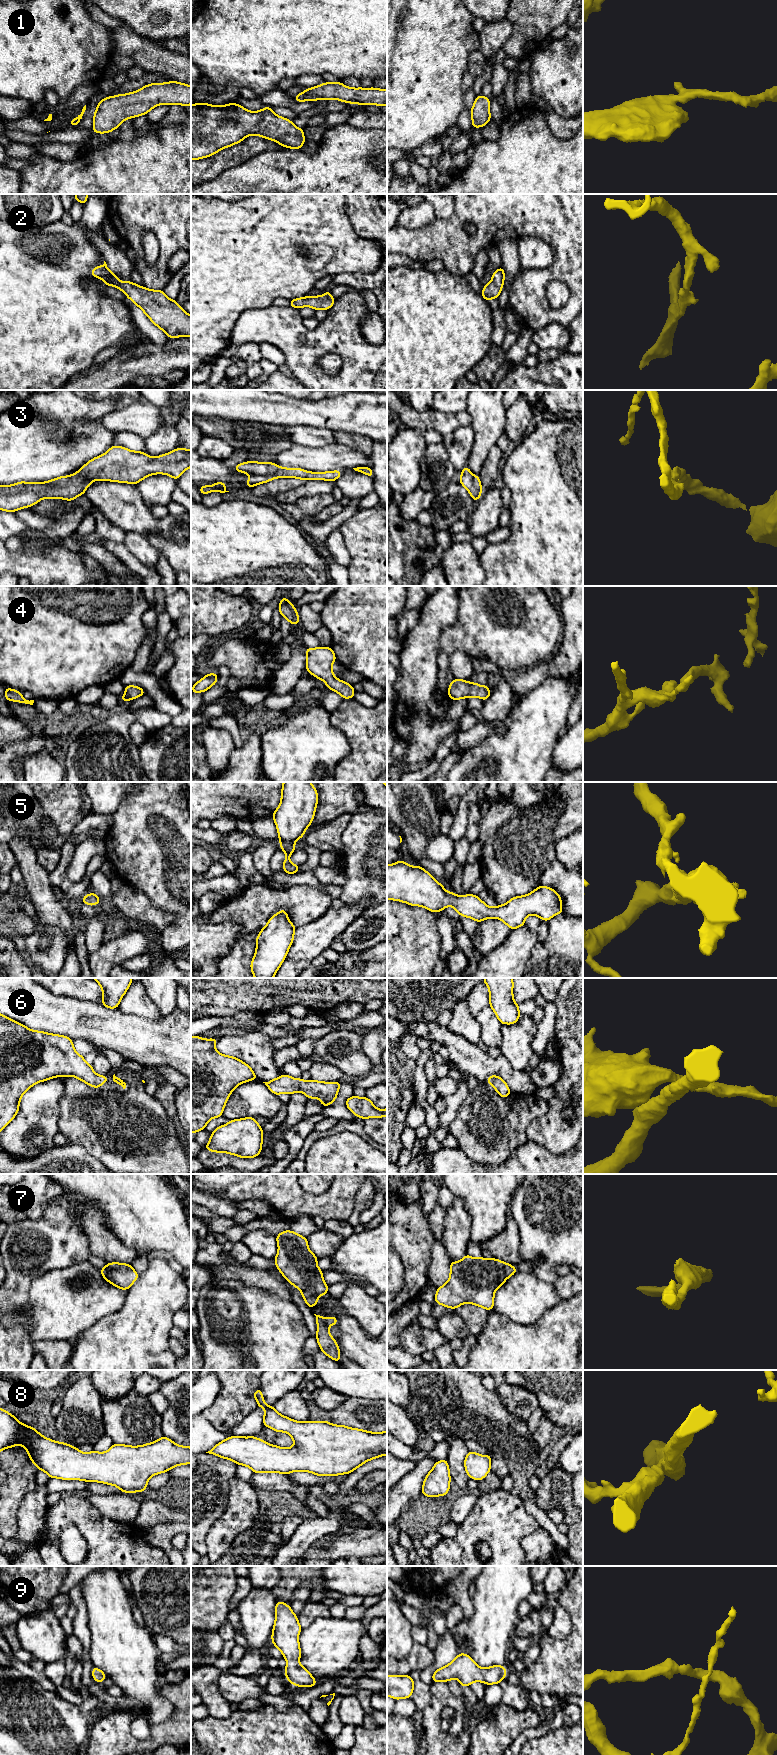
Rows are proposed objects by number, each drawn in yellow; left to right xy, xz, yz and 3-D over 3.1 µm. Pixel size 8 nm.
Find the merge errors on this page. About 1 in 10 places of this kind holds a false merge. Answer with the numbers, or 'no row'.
no row

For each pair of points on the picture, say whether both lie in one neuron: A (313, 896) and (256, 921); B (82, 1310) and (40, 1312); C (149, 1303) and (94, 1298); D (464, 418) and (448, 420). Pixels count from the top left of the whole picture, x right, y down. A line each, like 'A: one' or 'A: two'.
A: one
B: one
C: two
D: one

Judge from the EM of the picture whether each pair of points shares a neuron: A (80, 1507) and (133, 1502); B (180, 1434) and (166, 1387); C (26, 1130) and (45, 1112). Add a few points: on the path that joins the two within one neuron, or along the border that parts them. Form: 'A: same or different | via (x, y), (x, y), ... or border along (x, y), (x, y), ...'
A: different | border along (86, 1497), (100, 1512), (114, 1520)
B: same | via (180, 1422), (180, 1401), (178, 1399)
C: same | via (31, 1126), (40, 1117)

